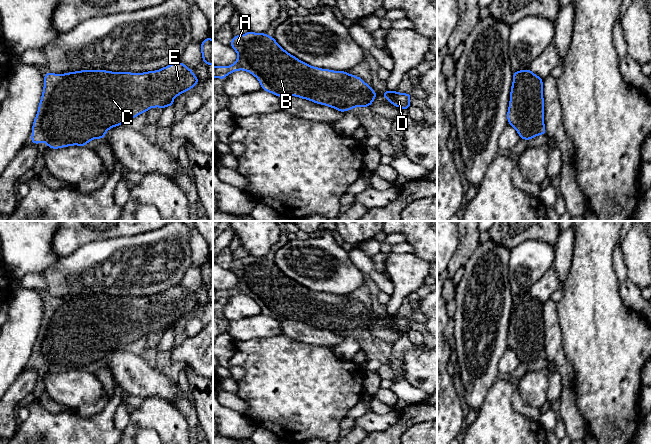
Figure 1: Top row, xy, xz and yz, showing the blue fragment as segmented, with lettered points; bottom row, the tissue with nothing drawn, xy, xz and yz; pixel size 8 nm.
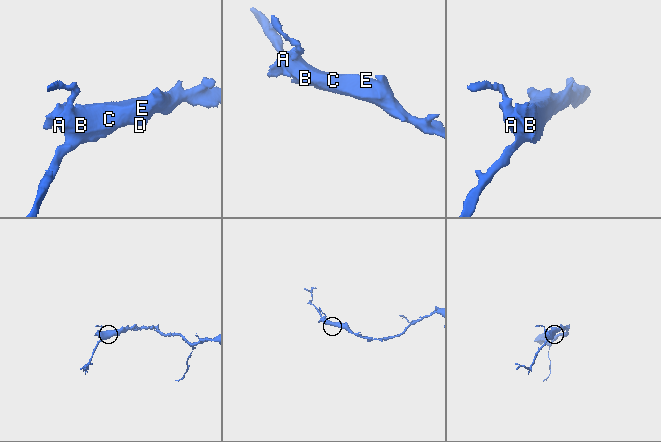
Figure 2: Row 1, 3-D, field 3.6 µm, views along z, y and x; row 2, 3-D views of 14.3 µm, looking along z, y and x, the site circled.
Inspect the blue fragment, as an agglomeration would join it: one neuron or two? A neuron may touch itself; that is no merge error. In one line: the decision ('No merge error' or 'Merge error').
No merge error

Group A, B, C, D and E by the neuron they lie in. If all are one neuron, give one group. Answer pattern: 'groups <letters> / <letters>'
groups A B C D E

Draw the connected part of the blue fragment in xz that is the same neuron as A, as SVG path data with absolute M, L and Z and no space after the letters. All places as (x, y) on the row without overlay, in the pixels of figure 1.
M248 255L232 262L230 270L237 276L238 283L229 290L213 290L213 302L224 304L232 296L244 294L255 300L262 314L280 322L292 319L307 323L316 328L335 332L339 336L352 334L355 331L370 331L377 317L358 300L346 295L334 295L313 291L284 274L266 257Z

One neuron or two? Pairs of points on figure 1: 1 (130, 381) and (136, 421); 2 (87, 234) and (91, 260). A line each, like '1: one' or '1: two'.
1: two
2: two

